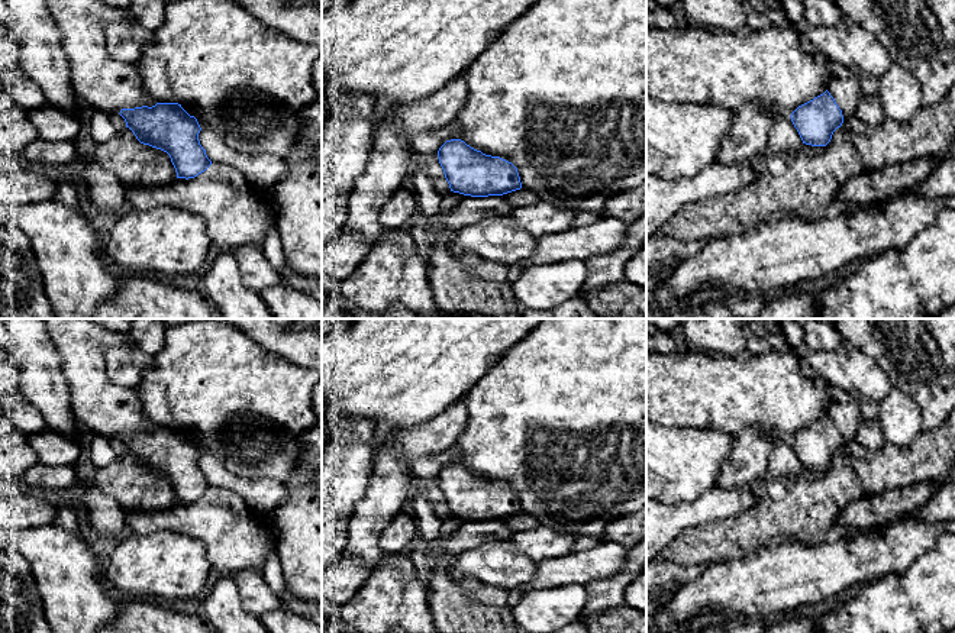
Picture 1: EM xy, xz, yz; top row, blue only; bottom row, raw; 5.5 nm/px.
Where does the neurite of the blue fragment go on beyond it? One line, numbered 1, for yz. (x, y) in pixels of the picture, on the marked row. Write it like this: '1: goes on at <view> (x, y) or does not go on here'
1: goes on at yz (844, 86)

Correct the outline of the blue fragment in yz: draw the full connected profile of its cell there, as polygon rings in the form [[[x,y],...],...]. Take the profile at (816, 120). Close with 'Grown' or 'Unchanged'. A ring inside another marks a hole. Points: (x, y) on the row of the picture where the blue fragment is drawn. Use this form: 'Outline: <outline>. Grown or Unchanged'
Outline: [[[839,62],[830,64],[827,90],[798,106],[790,116],[803,143],[826,146],[833,132],[856,116],[862,97],[859,78],[854,70]]]. Grown

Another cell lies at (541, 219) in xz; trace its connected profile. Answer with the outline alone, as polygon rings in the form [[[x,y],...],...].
[[[539,201],[536,204],[513,207],[509,217],[532,236],[542,238],[572,229],[571,222],[575,213],[567,203],[552,204]]]

